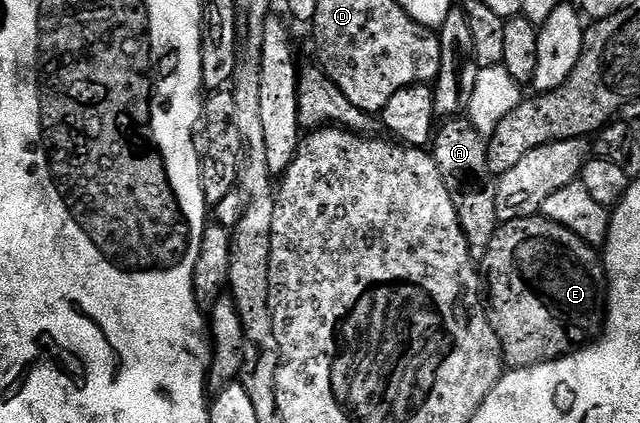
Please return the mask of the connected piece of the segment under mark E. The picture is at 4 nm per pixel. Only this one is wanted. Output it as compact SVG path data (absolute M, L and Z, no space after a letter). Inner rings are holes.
M532 217L502 224L487 247L481 267L485 272L485 295L491 298L487 316L501 341L503 362L508 368L532 367L558 359L576 345L586 344L602 328L607 273L600 252L559 223Z

